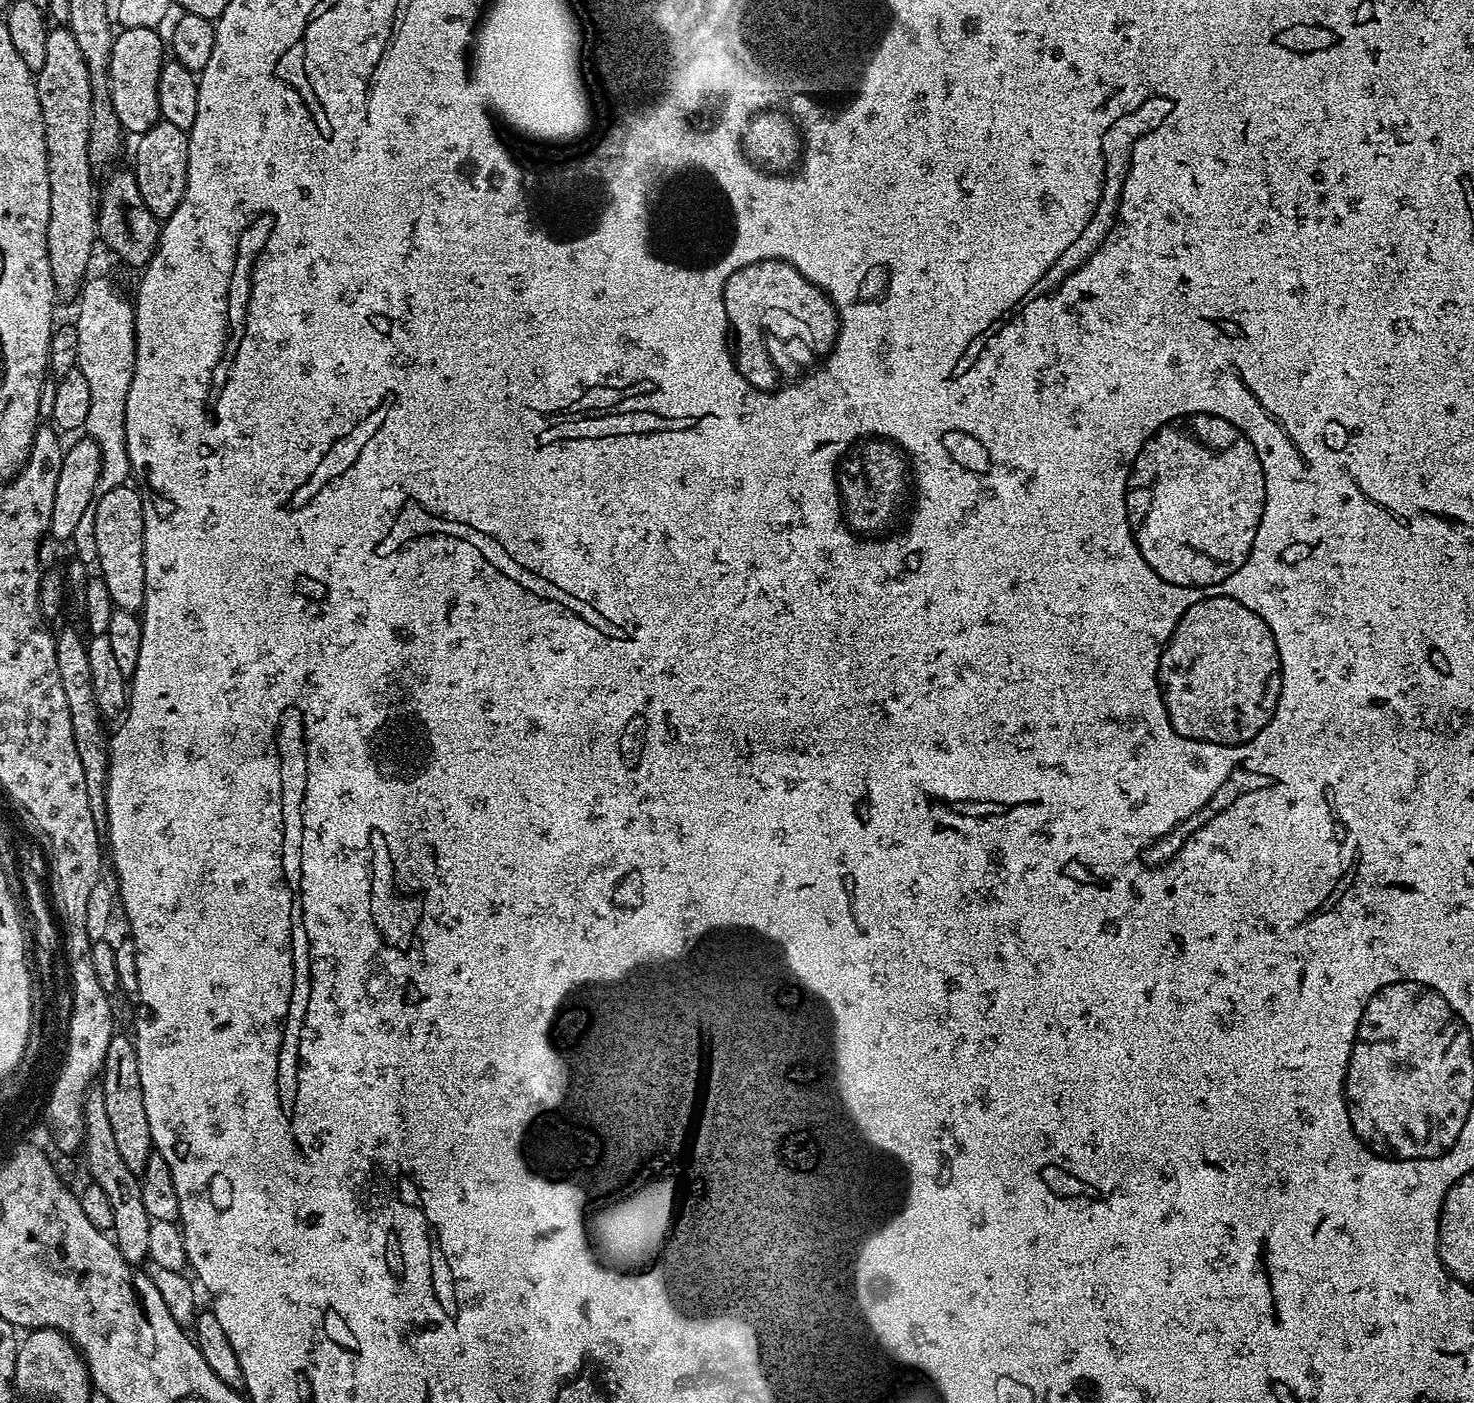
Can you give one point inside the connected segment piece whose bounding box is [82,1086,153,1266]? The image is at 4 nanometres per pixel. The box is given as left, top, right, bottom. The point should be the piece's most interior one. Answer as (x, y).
(131, 1228)

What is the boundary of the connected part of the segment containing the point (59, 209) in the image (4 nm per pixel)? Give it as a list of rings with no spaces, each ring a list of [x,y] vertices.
[[[56,26],[49,31],[46,62],[42,62],[42,70],[35,73],[35,78],[38,106],[42,106],[42,122],[46,126],[46,158],[50,170],[50,226],[46,230],[50,272],[54,274],[57,297],[61,301],[75,301],[89,275],[92,251],[98,245],[98,188],[92,185],[94,166],[90,162],[90,70],[86,66],[86,58],[82,58],[82,50],[78,50],[78,42],[74,42],[74,34],[67,27]]]

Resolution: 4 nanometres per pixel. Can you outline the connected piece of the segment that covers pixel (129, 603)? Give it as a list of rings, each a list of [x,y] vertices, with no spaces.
[[[123,484],[118,486],[118,490],[110,490],[107,494],[102,494],[98,497],[94,504],[94,511],[90,516],[90,524],[92,520],[92,540],[96,543],[96,560],[100,563],[99,579],[104,581],[106,589],[110,592],[113,606],[117,608],[125,608],[128,612],[139,613],[144,607],[144,599],[146,598],[146,566],[144,565],[144,498],[139,491],[137,493],[132,486]]]

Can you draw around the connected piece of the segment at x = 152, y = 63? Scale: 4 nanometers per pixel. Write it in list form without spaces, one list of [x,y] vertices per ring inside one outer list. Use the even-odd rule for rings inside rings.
[[[125,28],[117,31],[112,41],[108,67],[110,102],[114,106],[114,114],[118,114],[120,127],[128,134],[146,133],[162,120],[158,102],[158,82],[166,61],[166,40],[159,34],[155,28]]]

